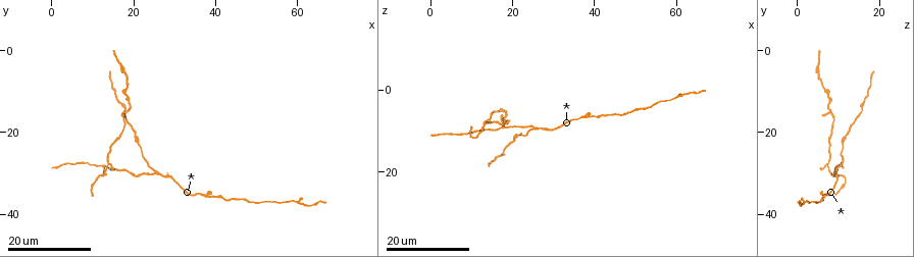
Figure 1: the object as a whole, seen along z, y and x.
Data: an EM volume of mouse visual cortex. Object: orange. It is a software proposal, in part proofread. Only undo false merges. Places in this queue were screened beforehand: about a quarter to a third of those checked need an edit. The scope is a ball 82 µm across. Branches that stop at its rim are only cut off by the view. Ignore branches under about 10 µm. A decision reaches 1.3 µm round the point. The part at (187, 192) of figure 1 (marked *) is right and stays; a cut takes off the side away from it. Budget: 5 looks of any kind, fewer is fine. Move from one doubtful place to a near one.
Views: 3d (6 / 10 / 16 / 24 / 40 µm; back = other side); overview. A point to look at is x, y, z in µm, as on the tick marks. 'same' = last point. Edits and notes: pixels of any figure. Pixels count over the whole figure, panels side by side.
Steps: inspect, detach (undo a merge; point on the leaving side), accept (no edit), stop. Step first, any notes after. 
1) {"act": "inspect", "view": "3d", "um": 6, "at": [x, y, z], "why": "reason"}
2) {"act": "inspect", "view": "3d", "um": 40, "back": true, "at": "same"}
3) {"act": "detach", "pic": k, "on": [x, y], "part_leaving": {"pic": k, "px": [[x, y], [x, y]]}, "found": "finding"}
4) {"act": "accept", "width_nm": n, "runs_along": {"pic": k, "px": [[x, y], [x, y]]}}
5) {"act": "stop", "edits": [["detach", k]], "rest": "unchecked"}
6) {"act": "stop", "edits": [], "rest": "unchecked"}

{"act": "inspect", "view": "3d", "um": 24, "at": [42.0, 36.5, 6.5], "why": "sudden change in width"}

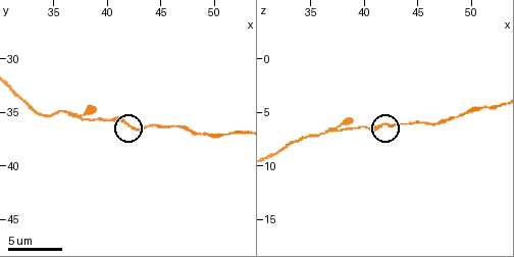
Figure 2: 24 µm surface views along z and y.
{"act": "inspect", "view": "3d", "um": 6, "at": [42.4, 36.4, 6.0]}

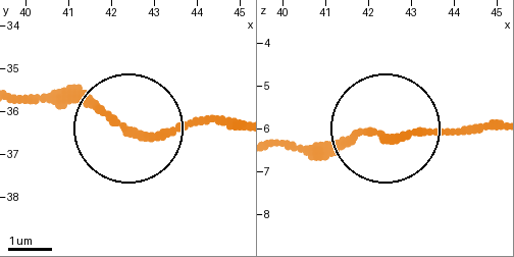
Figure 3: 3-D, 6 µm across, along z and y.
{"act": "accept", "runs_along": {"pic": 3, "px": [[274, 144], [328, 151], [372, 129], [494, 129]]}, "found": "all the same neuron"}

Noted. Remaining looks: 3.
{"act": "inspect", "view": "3d", "um": 10, "at": [37.8, 35.6, 6.8], "why": "three-way junction"}

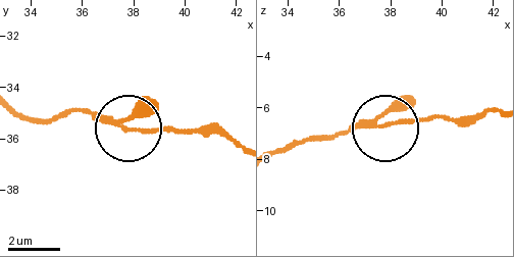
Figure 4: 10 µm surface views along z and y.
{"act": "accept", "width_nm": 150, "runs_along": {"pic": 4, "px": [[21, 115], [61, 117], [81, 111], [134, 131], [191, 131]]}, "found": "all the same neuron"}

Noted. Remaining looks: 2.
{"act": "inspect", "view": "3d", "um": 24, "at": [25.0, 29.5, 9.5], "why": "three-way junction"}

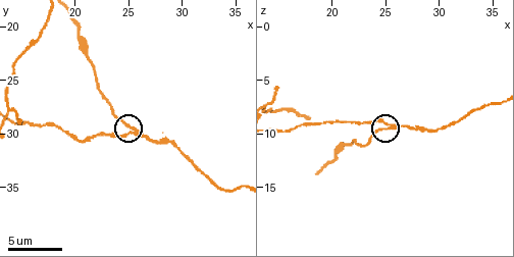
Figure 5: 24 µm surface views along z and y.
{"act": "inspect", "view": "3d", "um": 10, "at": [25.2, 29.6, 9.4]}

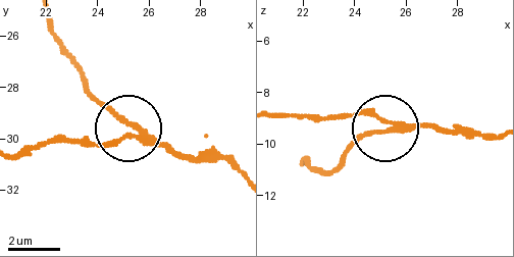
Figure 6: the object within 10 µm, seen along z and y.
{"act": "detach", "pic": 6, "on": [117, 115], "side_arm_um": 33, "arms": 3, "found": "a second neuron is stuck on"}

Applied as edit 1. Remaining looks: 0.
{"act": "stop", "edits": [["detach", 6]], "rest": "unchecked"}

